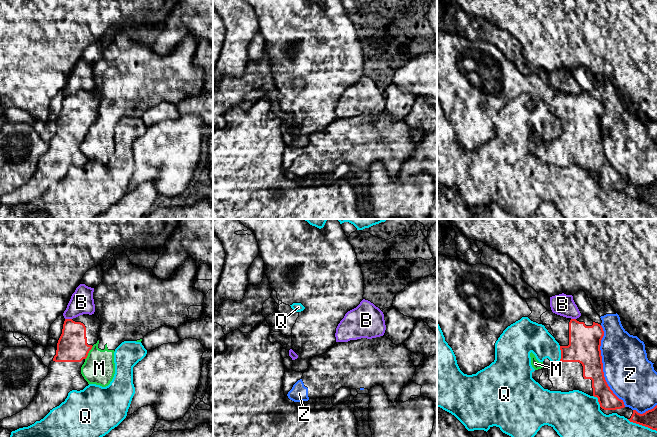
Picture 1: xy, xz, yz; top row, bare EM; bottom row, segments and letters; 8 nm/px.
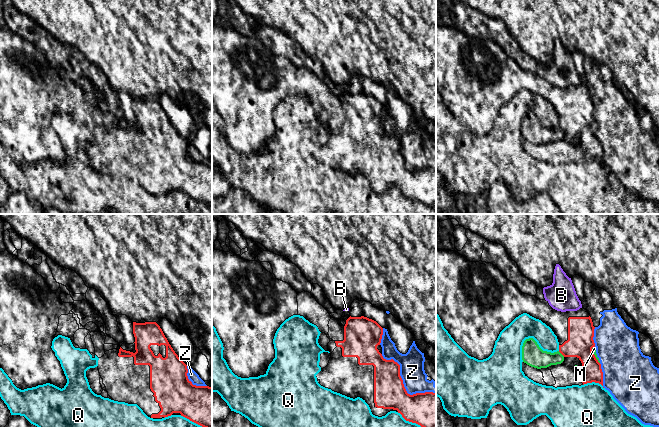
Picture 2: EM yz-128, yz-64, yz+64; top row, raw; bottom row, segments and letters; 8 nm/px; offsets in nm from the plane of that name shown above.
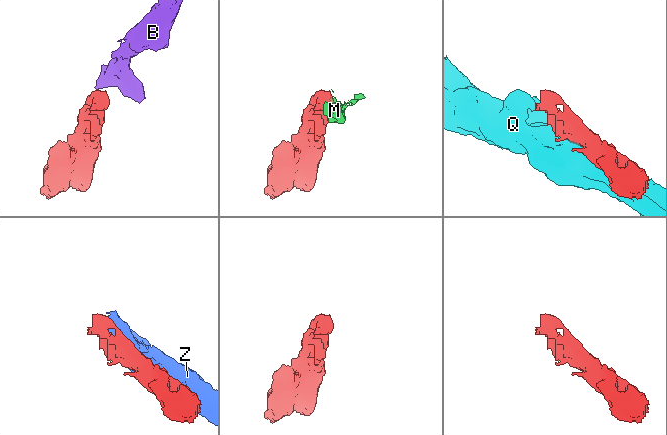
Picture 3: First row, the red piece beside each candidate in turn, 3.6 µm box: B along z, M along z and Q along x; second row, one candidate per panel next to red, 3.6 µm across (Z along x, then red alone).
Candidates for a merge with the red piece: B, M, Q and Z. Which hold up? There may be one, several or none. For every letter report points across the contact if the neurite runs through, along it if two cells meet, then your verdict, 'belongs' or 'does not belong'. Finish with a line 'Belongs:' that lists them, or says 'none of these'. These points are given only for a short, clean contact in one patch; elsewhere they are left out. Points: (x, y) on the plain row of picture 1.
B: border xy (65, 94), (71, 95); does not belong
M: does not belong
Q: does not belong
Z: does not belong
Belongs: none of these

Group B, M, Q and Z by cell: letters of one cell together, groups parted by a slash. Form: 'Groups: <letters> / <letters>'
Groups: B / M Z / Q

